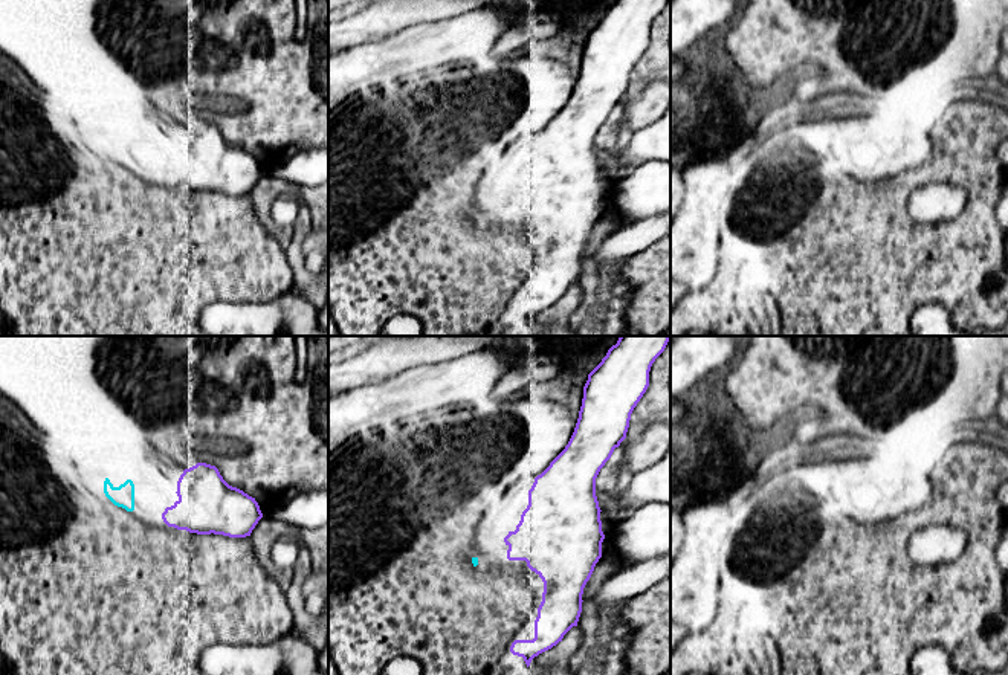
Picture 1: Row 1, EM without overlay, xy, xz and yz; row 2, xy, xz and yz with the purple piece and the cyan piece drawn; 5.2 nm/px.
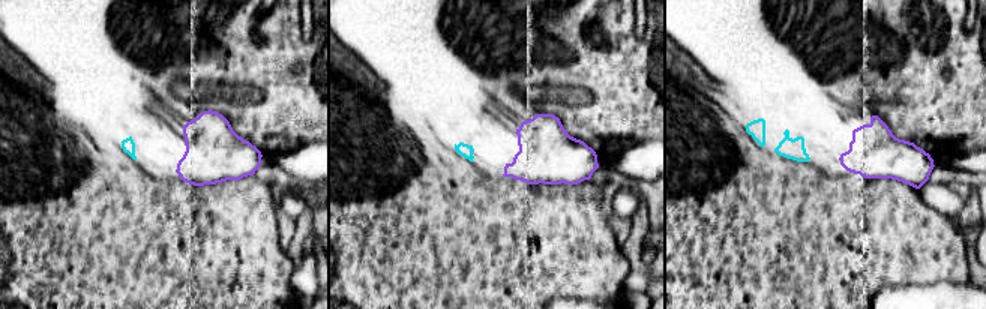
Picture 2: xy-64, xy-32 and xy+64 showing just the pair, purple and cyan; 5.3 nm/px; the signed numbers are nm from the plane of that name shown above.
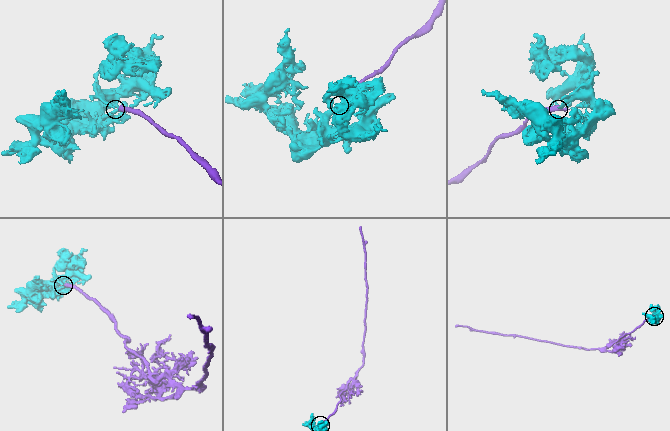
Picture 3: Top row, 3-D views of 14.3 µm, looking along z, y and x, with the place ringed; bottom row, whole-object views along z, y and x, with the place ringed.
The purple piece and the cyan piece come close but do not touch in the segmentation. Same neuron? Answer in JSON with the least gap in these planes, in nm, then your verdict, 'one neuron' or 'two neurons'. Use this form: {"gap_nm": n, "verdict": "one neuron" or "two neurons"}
{"gap_nm": 150, "verdict": "one neuron"}

